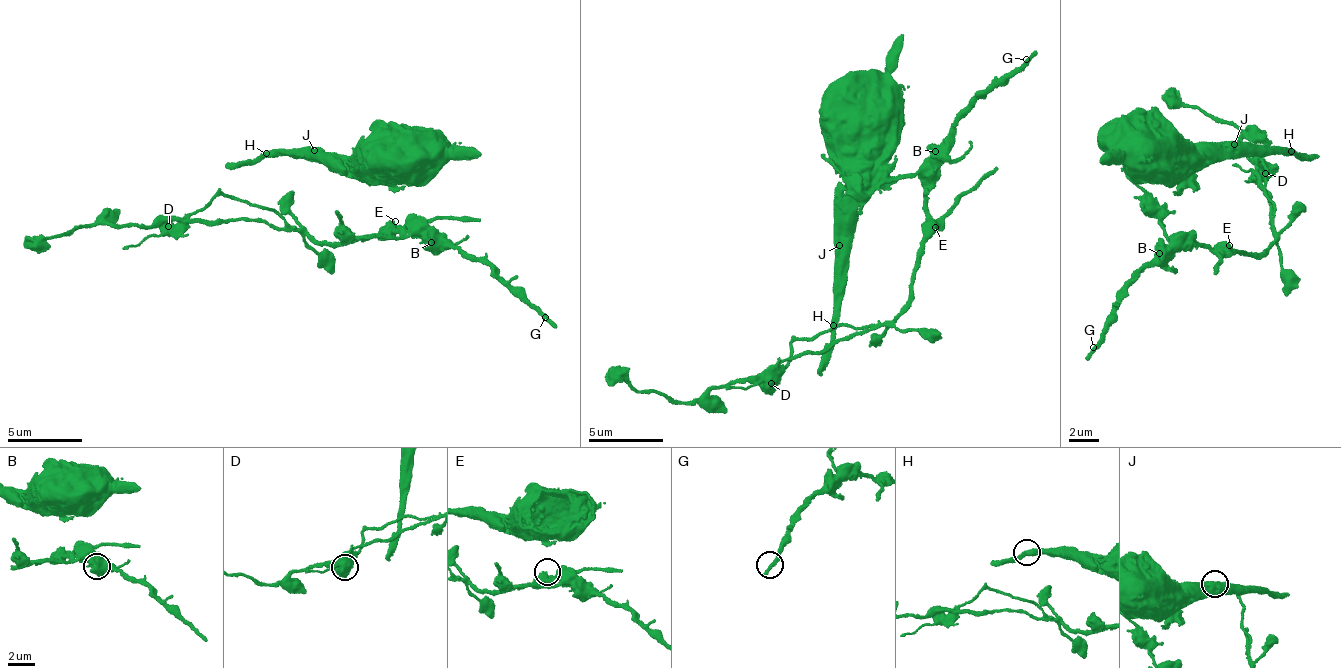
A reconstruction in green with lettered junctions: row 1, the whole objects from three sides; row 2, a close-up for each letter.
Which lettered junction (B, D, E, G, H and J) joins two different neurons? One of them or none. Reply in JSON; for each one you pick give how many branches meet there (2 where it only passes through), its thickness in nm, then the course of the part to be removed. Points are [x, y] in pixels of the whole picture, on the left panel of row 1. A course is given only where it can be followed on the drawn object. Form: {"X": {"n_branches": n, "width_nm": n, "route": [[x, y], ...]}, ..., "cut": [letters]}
{"D": {"n_branches": 3, "width_nm": 650, "route": [[167, 226], [226, 193], [268, 207], [334, 272]]}, "cut": ["D"]}

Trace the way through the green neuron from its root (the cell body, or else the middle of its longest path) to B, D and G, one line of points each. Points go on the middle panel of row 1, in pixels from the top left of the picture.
B: (852, 135), (847, 145), (858, 158), (889, 164), (894, 161), (924, 169), (925, 160), (935, 151)
D: (852, 135), (847, 145), (858, 158), (924, 169), (926, 230), (910, 300), (886, 321), (791, 356), (770, 384)
G: (852, 135), (847, 145), (858, 158), (924, 169), (939, 154), (939, 144), (974, 94), (1024, 64), (1025, 59)

